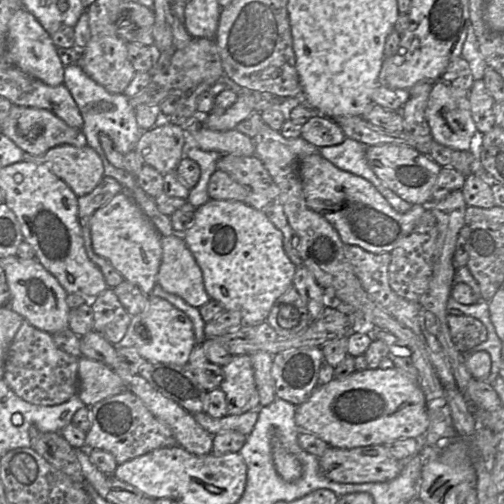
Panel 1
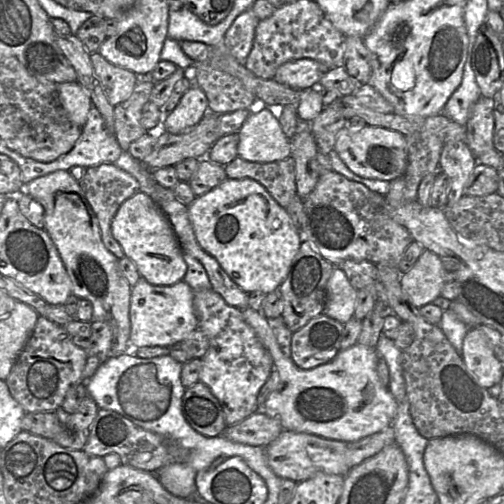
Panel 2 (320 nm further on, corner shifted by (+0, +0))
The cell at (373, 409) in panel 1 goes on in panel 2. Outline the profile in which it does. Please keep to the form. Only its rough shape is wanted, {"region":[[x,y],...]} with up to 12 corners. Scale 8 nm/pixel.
{"region":[[241,309],[278,385],[261,411],[284,430],[353,443],[392,426],[376,348],[304,370],[271,320]]}

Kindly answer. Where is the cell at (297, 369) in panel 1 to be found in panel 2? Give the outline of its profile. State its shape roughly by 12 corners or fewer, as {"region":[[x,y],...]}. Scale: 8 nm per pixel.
{"region":[[325,314],[292,334],[291,358],[308,370],[332,361],[343,324]]}

